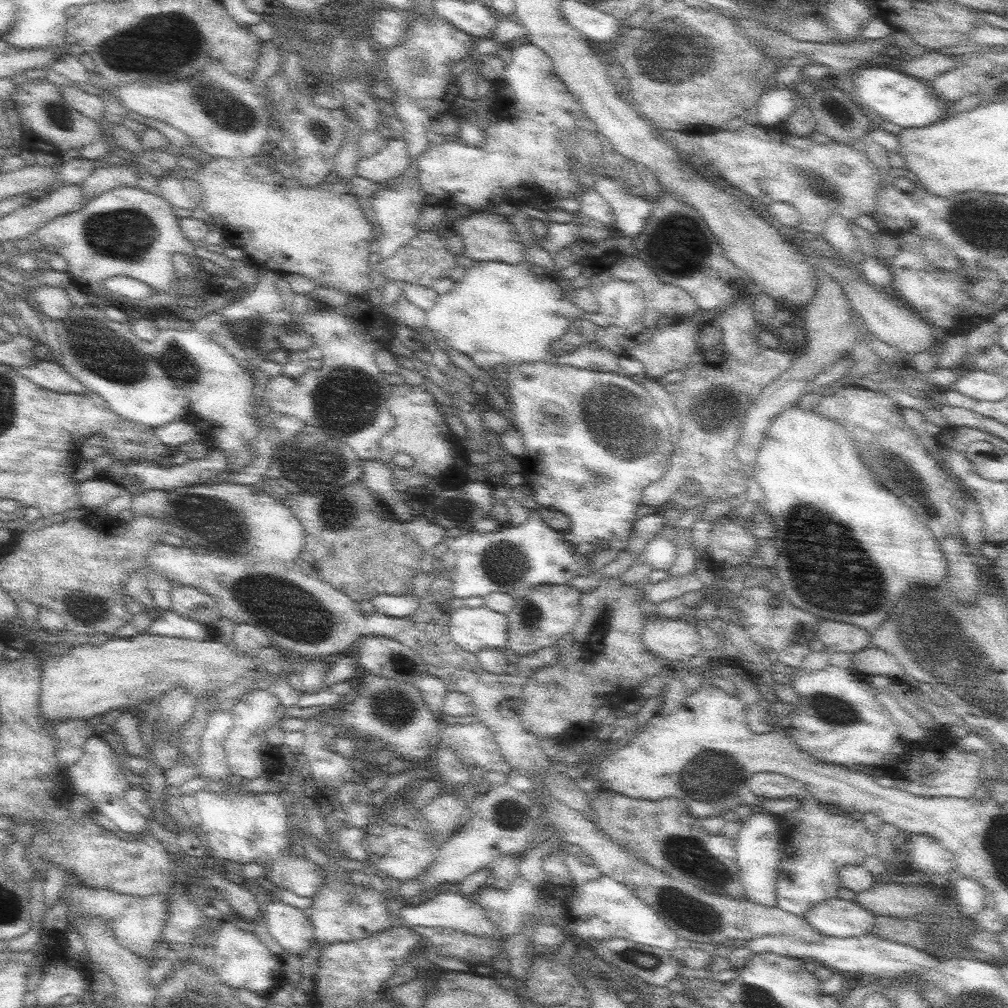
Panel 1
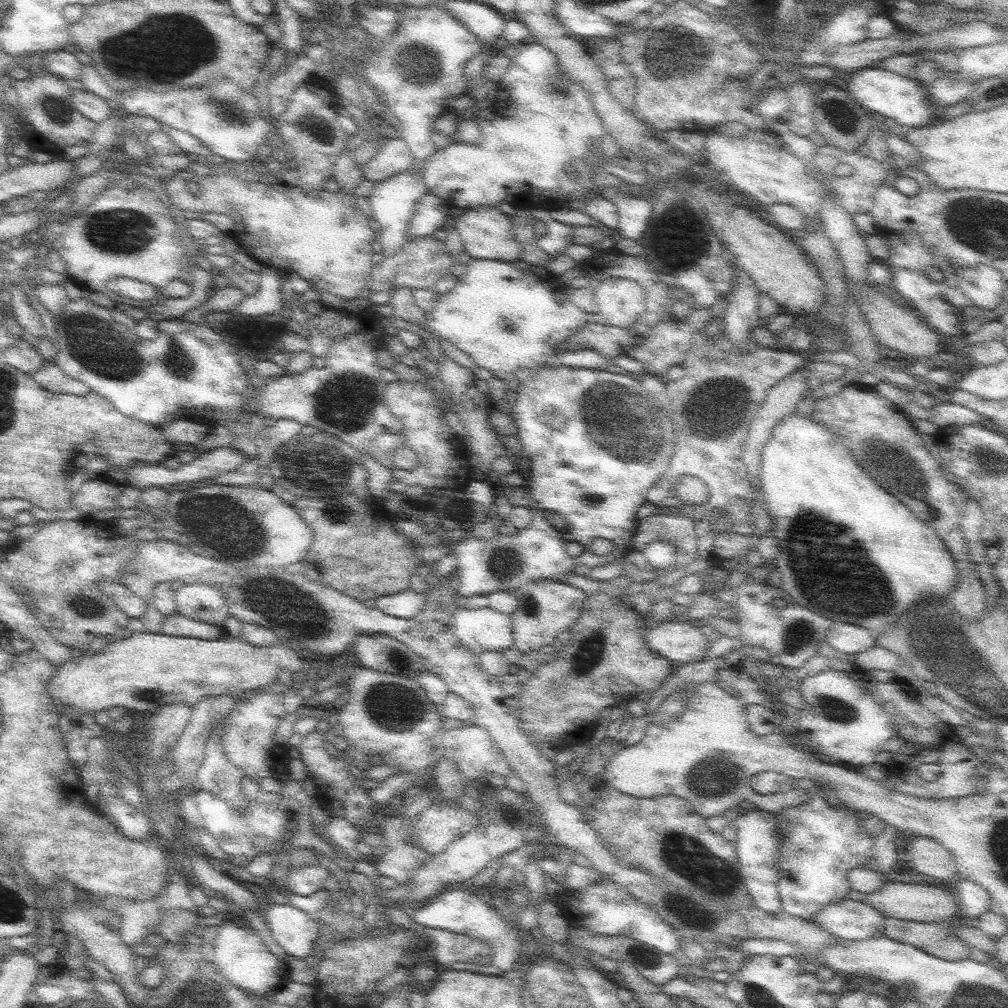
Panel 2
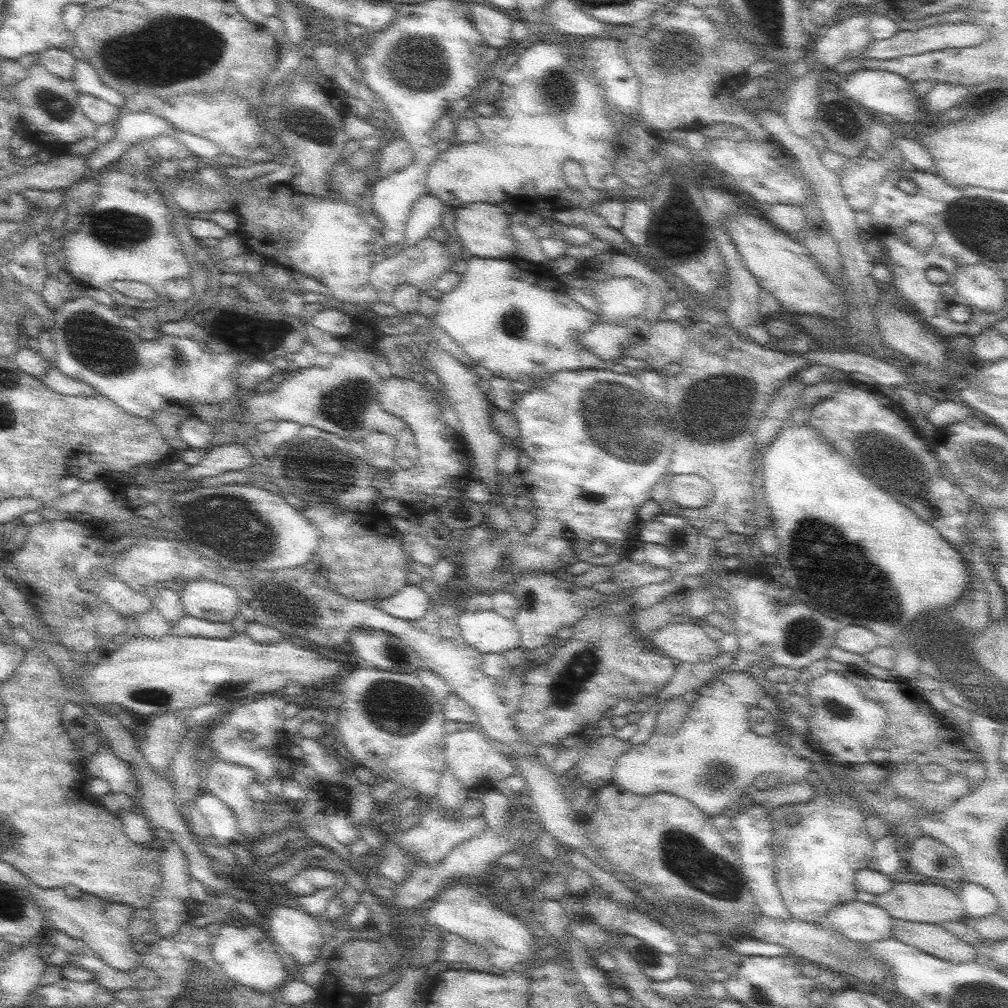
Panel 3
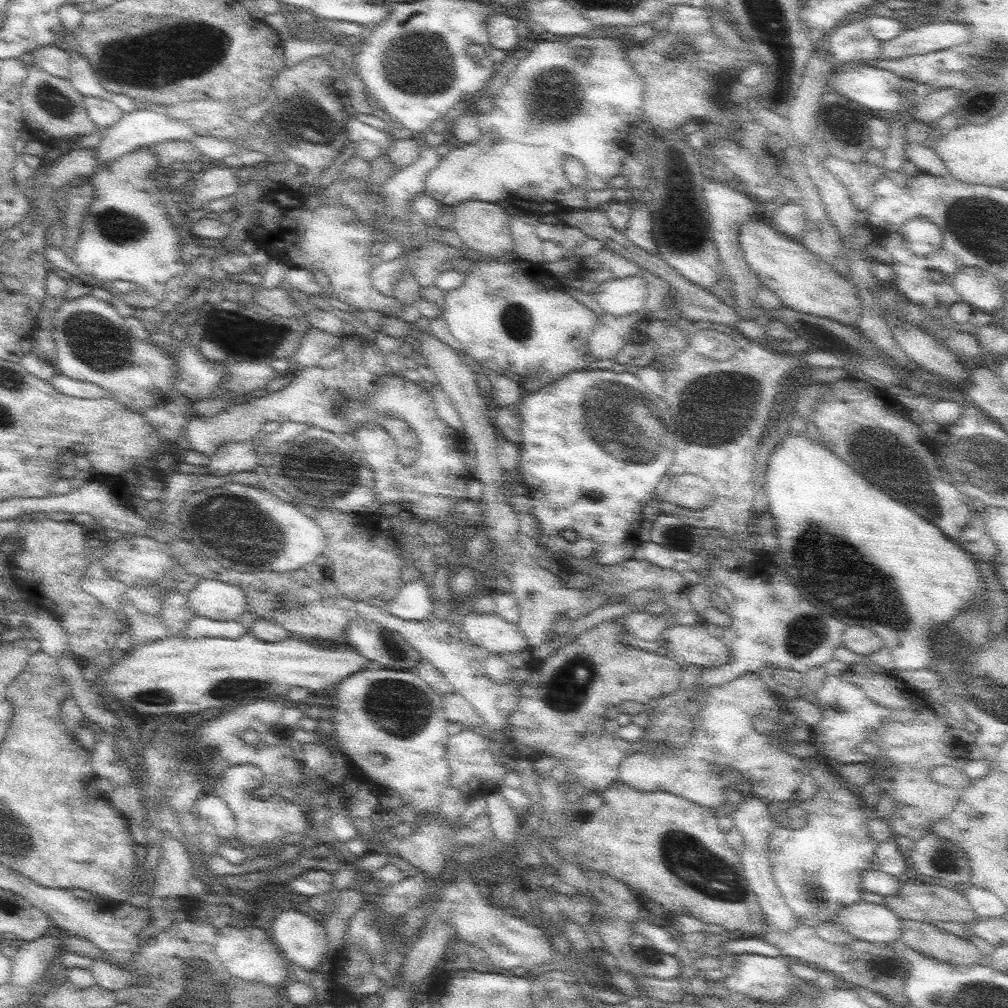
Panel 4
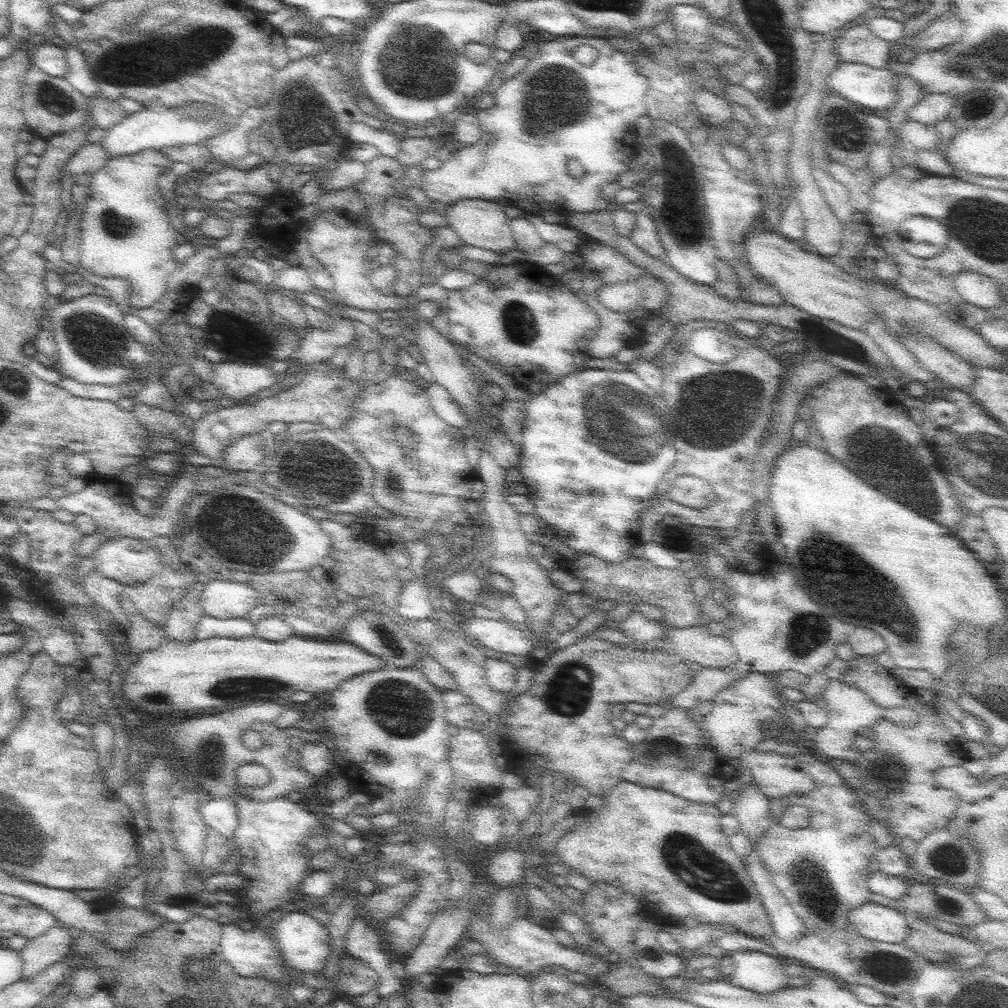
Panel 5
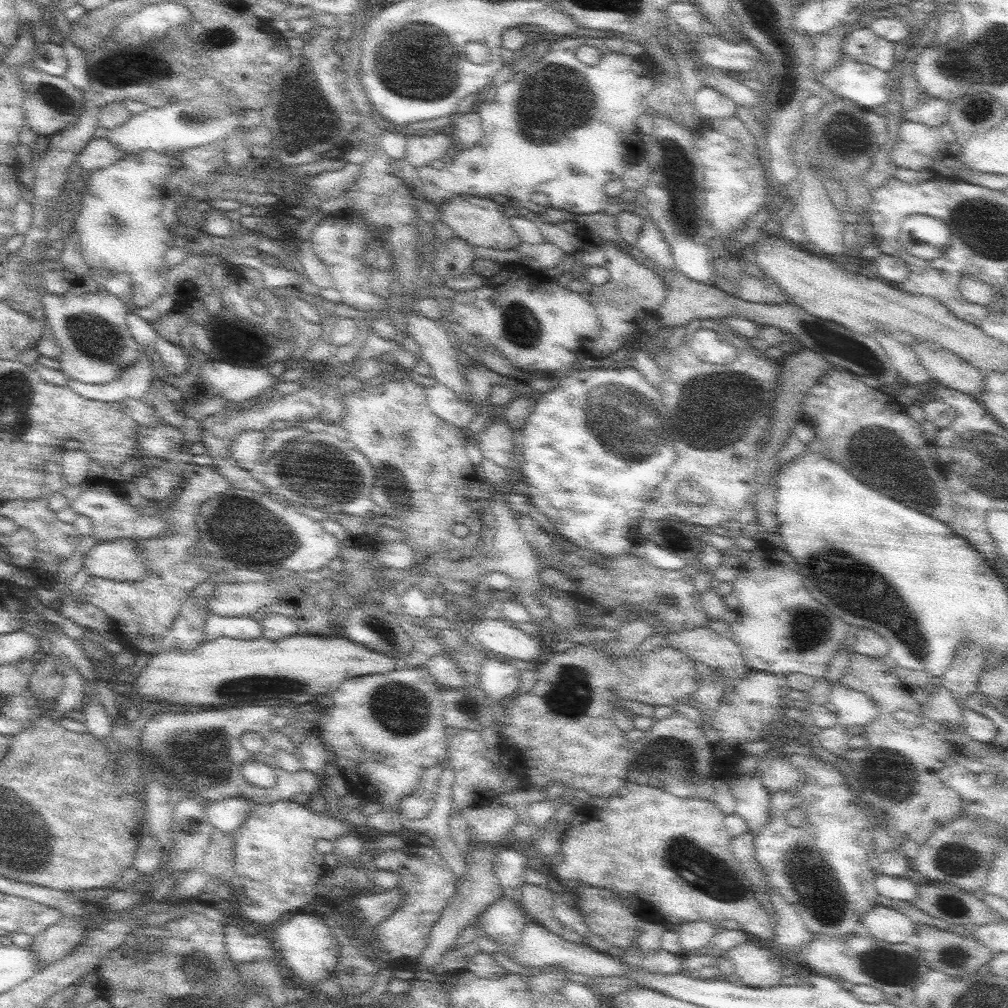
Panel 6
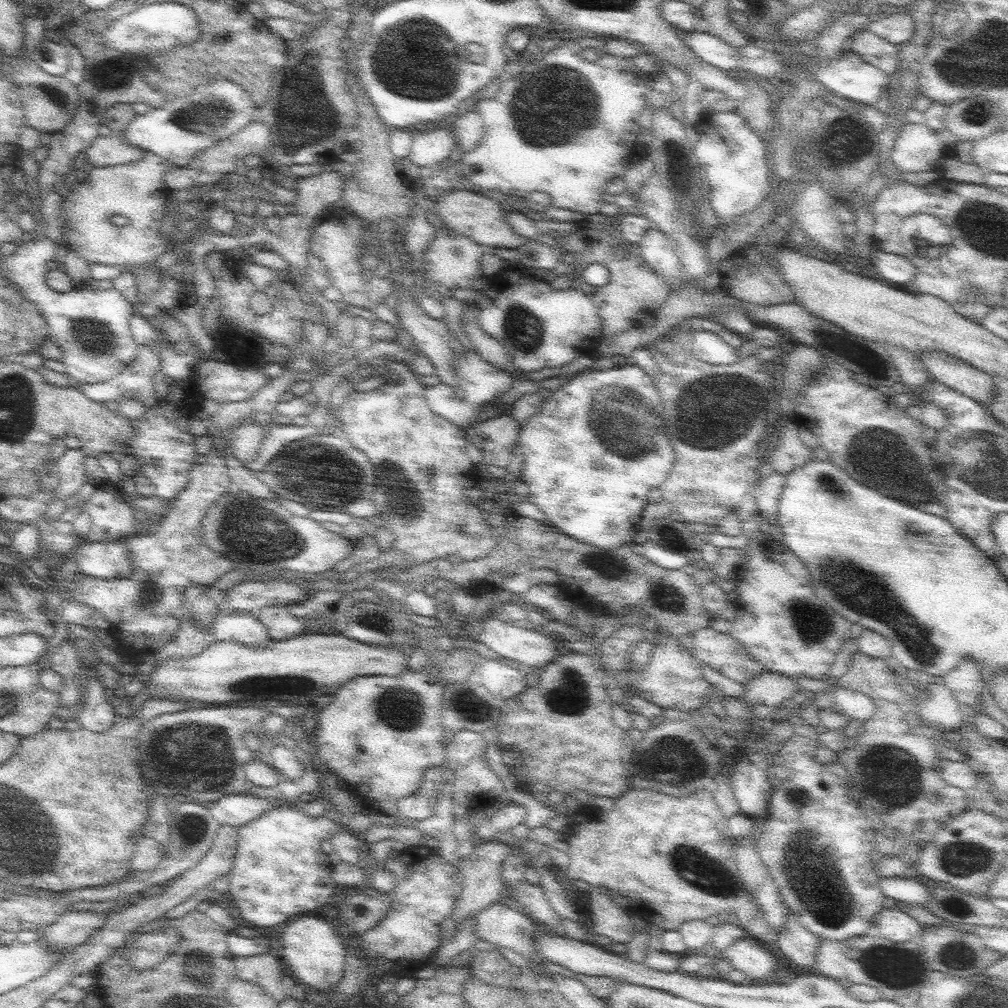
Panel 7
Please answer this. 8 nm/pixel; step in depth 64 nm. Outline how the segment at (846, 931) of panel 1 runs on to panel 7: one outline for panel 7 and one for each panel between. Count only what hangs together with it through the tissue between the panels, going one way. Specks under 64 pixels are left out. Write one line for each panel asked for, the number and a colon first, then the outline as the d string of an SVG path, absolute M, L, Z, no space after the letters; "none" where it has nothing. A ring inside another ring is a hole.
2: M847 898L823 906L811 922L819 924L819 928L825 928L829 934L835 934L837 940L867 940L883 934L883 914L865 902L855 902Z
3: M851 900L829 910L823 924L829 924L851 942L865 944L891 938L891 920L881 906Z
4: M859 900L851 906L841 908L831 922L853 934L857 940L877 946L901 938L901 920L883 904L869 904Z
5: M865 902L863 906L849 910L847 924L849 928L857 930L863 938L887 944L905 942L909 932L907 918L901 912L873 902Z
6: M877 904L861 914L861 930L865 930L875 940L903 944L913 938L915 924L905 914Z
7: M883 908L871 922L873 922L873 930L877 930L879 936L895 944L923 936L923 926L903 910Z

